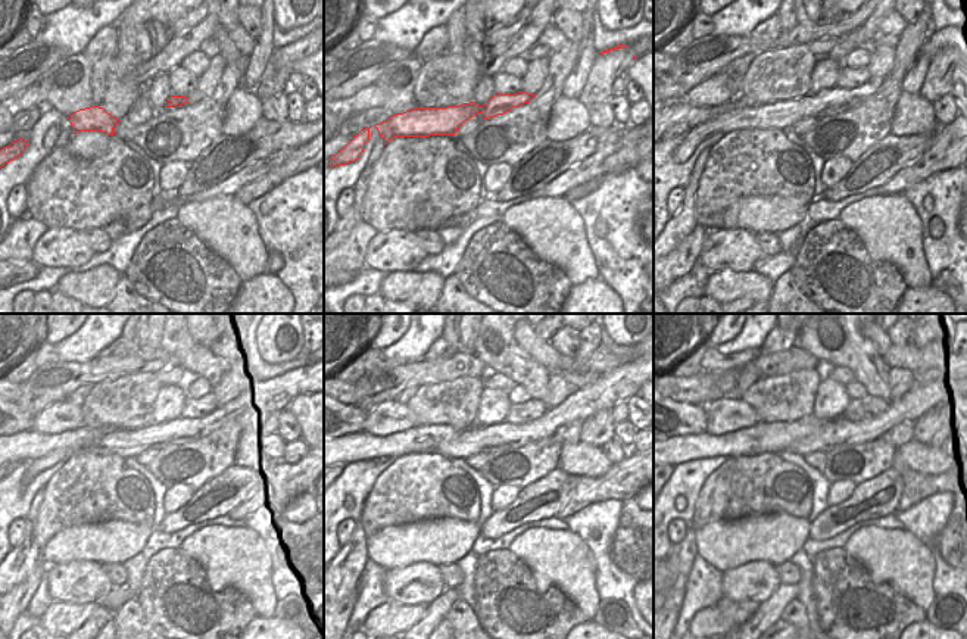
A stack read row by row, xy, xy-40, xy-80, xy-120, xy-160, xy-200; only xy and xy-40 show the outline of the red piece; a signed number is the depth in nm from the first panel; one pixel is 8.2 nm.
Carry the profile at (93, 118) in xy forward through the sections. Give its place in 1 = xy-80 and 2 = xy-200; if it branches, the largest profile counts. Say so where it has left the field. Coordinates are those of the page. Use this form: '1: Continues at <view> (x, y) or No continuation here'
1: Continues at xy-80 (782, 115)
2: Continues at xy-200 (935, 386).

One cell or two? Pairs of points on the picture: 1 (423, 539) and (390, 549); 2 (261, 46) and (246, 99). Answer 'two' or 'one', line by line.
1: one
2: two

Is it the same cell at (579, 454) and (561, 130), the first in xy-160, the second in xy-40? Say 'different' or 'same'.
same

